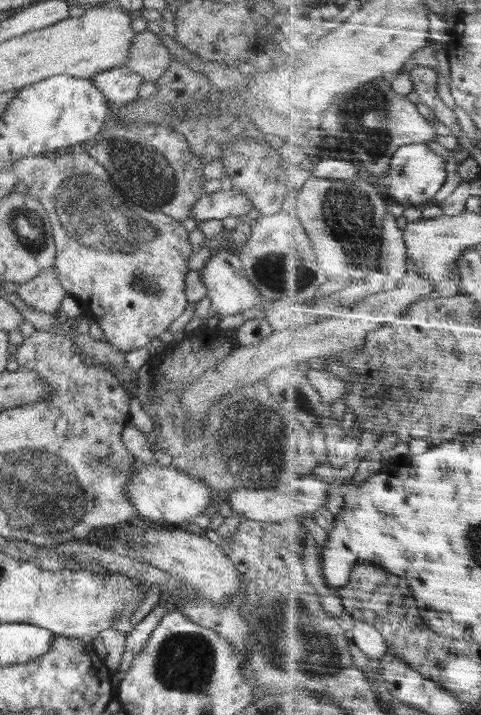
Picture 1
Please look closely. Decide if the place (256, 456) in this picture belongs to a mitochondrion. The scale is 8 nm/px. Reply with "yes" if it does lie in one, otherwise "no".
yes

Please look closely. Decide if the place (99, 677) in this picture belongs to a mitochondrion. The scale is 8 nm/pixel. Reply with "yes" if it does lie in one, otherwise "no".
no

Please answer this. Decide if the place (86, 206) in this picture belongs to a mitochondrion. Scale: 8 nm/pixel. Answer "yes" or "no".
yes

